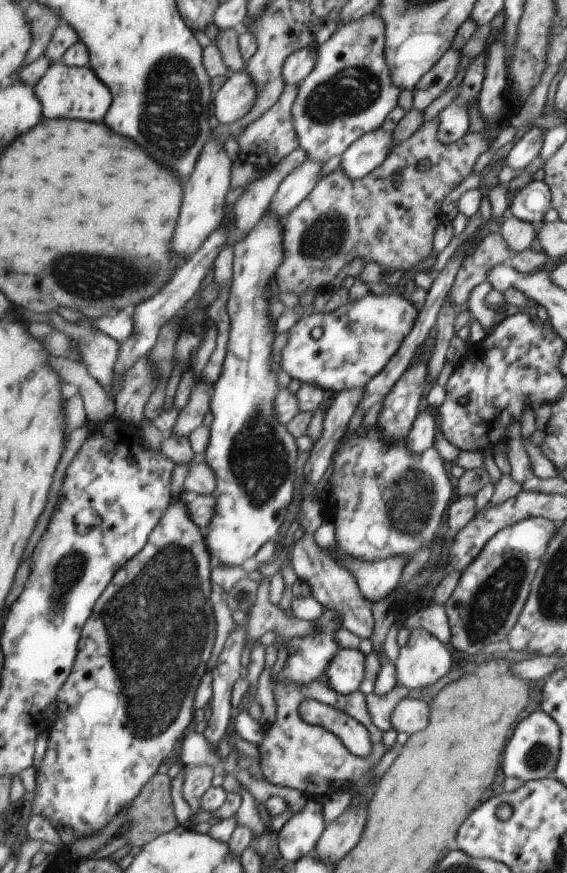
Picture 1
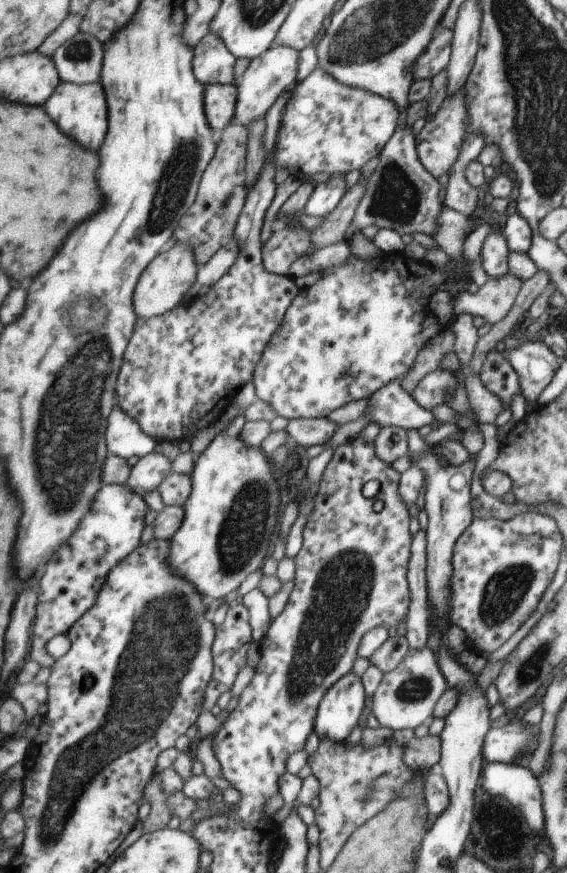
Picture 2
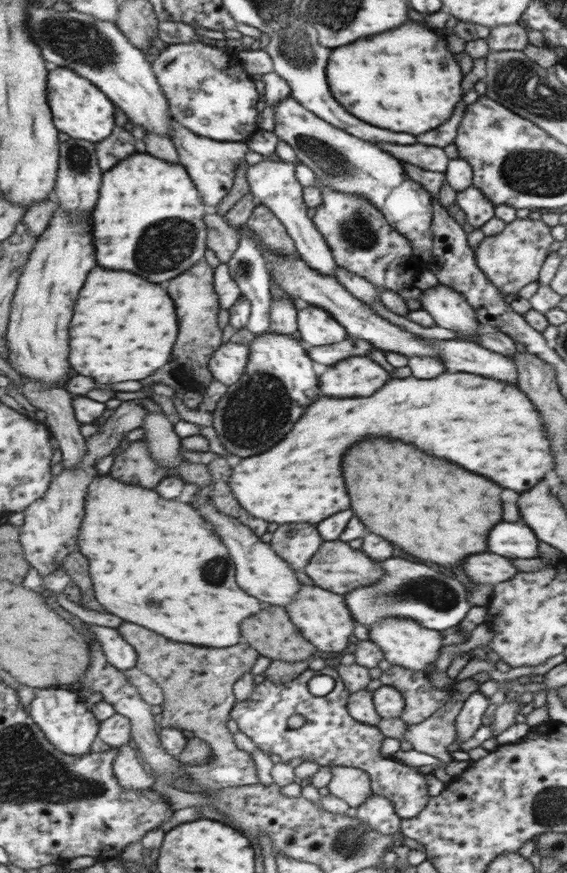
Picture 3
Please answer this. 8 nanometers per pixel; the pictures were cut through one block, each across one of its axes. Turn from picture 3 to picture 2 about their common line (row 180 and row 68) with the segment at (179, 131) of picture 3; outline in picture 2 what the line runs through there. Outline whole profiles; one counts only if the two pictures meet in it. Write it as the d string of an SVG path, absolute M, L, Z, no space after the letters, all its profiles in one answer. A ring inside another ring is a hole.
M209 33L195 48L195 74L202 84L235 84L237 57L218 34Z

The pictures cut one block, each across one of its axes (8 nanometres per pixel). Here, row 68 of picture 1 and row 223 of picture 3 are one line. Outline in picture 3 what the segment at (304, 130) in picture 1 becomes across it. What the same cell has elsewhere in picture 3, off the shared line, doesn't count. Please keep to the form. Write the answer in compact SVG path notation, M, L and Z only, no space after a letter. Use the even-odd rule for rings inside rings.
M319 178L315 185L323 190L324 202L317 208L313 219L320 232L328 239L339 266L375 286L385 286L396 292L411 288L426 264L414 255L409 238L400 234L387 221L383 211L367 198L336 190Z

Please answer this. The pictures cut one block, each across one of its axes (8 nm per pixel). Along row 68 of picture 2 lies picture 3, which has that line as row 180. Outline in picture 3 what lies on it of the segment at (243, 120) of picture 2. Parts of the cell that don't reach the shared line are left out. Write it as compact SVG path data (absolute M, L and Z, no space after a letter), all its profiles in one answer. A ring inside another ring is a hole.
M266 160L262 164L250 166L247 173L247 180L251 187L250 192L261 199L260 204L268 205L287 226L288 232L294 237L300 255L311 267L322 271L324 274L337 277L339 264L337 263L334 251L329 245L328 239L320 232L314 219L308 214L309 204L305 199L304 187L296 176L297 164L286 164L284 161Z

